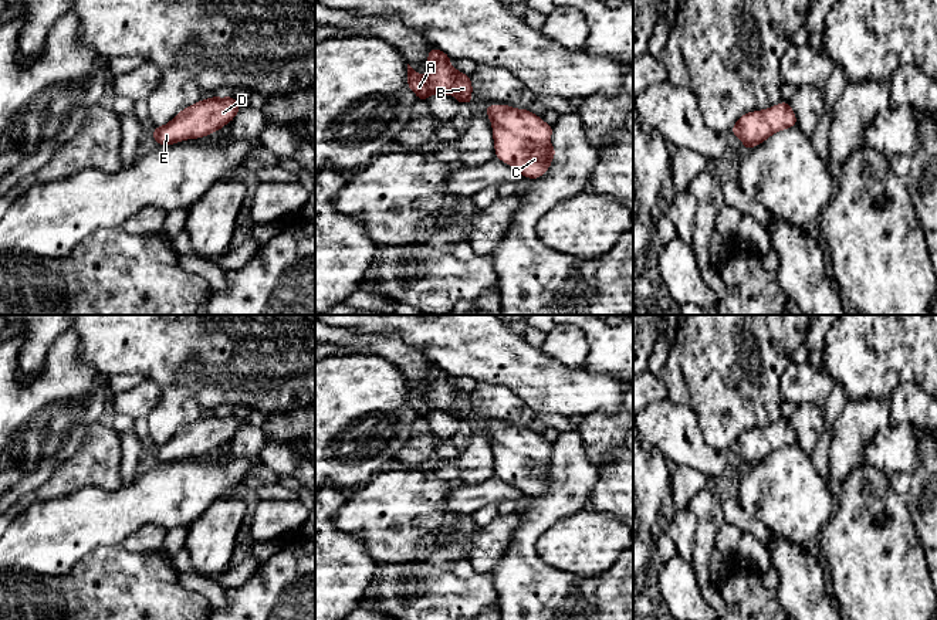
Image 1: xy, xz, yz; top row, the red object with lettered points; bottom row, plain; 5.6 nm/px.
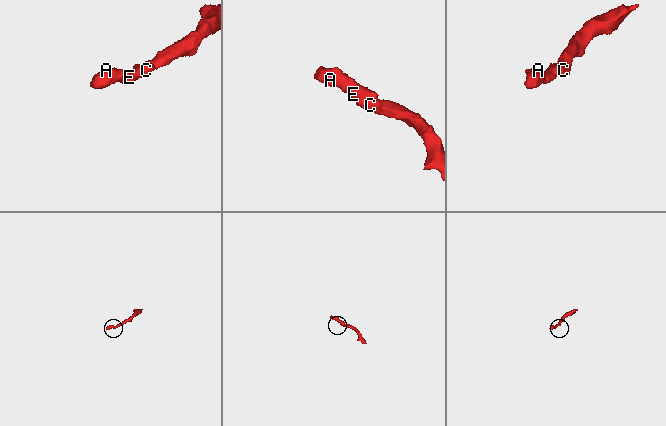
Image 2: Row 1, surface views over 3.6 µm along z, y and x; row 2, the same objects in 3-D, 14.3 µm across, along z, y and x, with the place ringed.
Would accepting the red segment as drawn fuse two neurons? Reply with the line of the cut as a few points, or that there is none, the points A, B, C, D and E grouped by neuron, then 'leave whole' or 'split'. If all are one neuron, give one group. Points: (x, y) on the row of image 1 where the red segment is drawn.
cut none; groups A B C D E; leave whole

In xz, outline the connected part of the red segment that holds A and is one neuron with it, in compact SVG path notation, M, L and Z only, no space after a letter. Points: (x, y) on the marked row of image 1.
M439 48L430 50L427 55L429 71L426 75L419 75L407 64L407 85L419 99L426 101L432 94L456 94L453 98L459 104L467 102L471 105L471 81L470 75L464 75L450 65L450 57Z

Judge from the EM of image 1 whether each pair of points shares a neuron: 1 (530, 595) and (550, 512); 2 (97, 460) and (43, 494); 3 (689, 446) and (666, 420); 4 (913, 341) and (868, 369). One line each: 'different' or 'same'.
1: same
2: same
3: same
4: same

